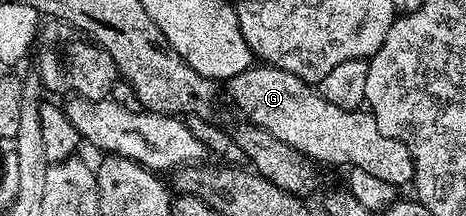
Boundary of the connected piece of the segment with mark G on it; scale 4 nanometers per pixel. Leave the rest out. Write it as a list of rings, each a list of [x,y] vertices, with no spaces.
[[[253,65],[226,80],[225,95],[235,99],[244,120],[256,123],[273,133],[277,141],[285,141],[293,150],[301,152],[316,164],[344,163],[344,168],[360,167],[387,181],[396,189],[415,178],[413,157],[401,141],[385,137],[377,129],[377,121],[366,110],[340,109],[325,101],[318,86],[306,83],[301,77],[280,67]]]

